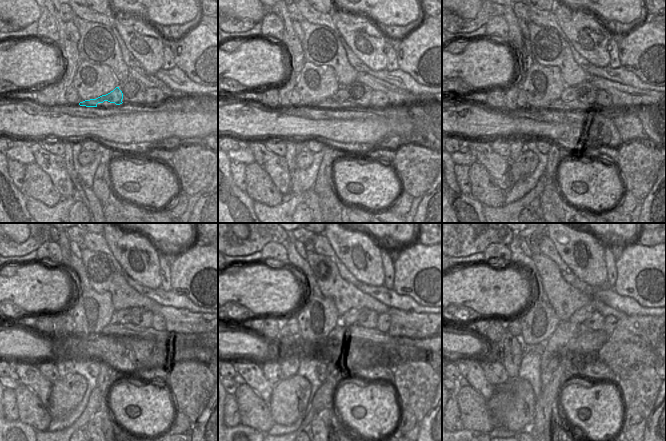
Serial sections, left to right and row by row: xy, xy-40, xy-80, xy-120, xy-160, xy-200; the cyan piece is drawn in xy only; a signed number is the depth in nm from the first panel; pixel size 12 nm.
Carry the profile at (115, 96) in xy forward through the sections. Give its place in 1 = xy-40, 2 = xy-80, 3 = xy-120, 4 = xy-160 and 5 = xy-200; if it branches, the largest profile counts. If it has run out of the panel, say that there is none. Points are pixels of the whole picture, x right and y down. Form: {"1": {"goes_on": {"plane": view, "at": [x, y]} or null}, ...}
{"1": {"goes_on": {"plane": "xy-40", "at": [341, 95]}}, "2": {"goes_on": {"plane": "xy-80", "at": [569, 94]}}, "3": {"goes_on": {"plane": "xy-120", "at": [122, 316]}}, "4": {"goes_on": {"plane": "xy-160", "at": [350, 317]}}, "5": {"goes_on": {"plane": "xy-200", "at": [583, 313]}}}

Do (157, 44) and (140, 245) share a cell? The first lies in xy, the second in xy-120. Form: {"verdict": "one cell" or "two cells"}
{"verdict": "one cell"}

